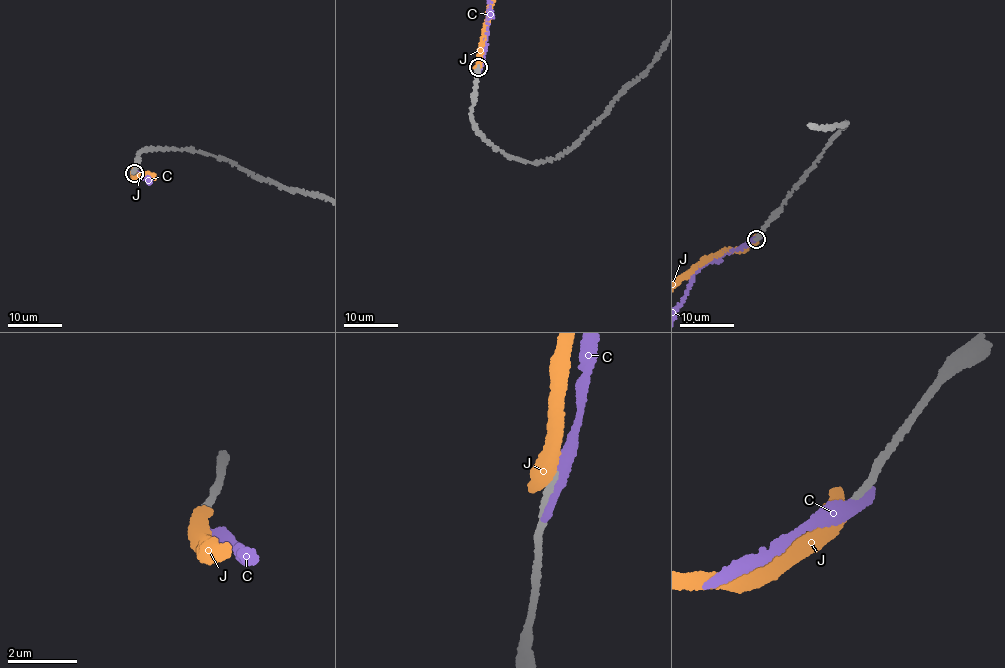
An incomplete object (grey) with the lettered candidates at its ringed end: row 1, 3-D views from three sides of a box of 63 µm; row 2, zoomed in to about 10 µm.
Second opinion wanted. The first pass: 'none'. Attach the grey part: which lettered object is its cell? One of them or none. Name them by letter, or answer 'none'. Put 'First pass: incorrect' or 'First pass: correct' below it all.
none
First pass: correct

